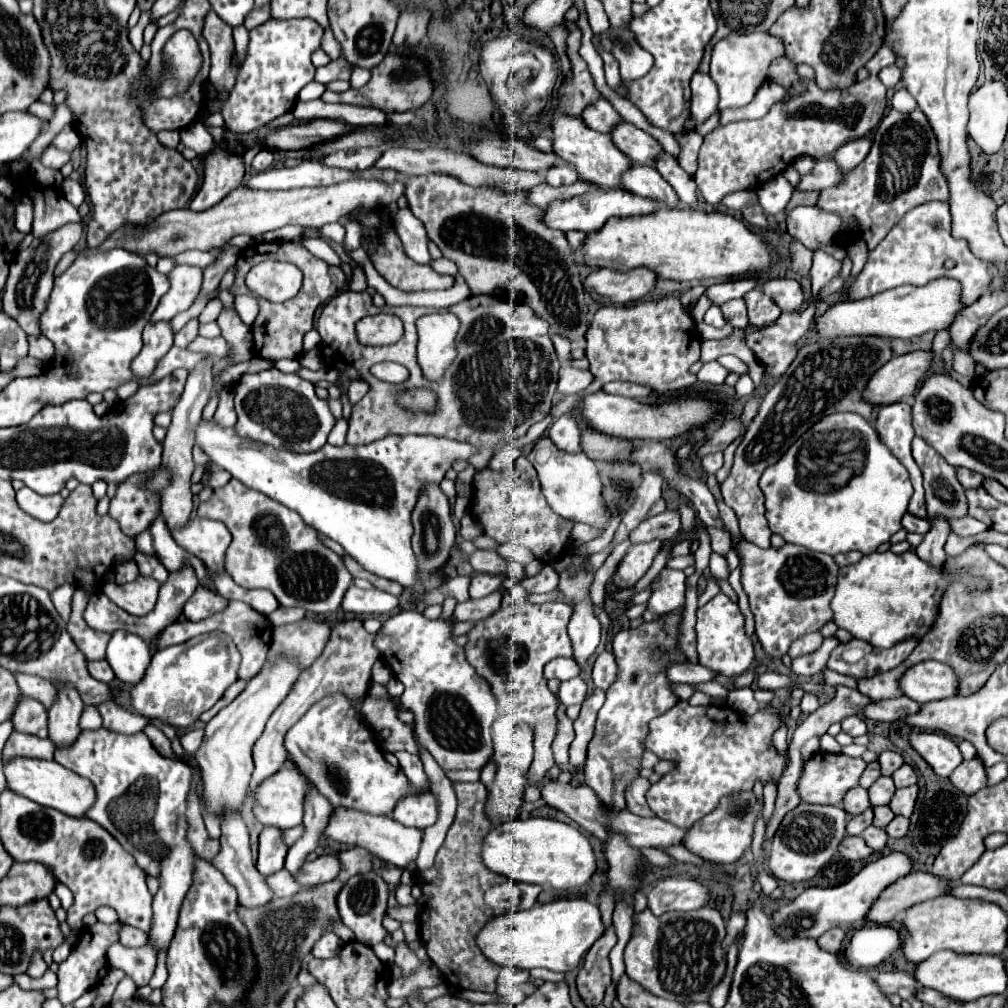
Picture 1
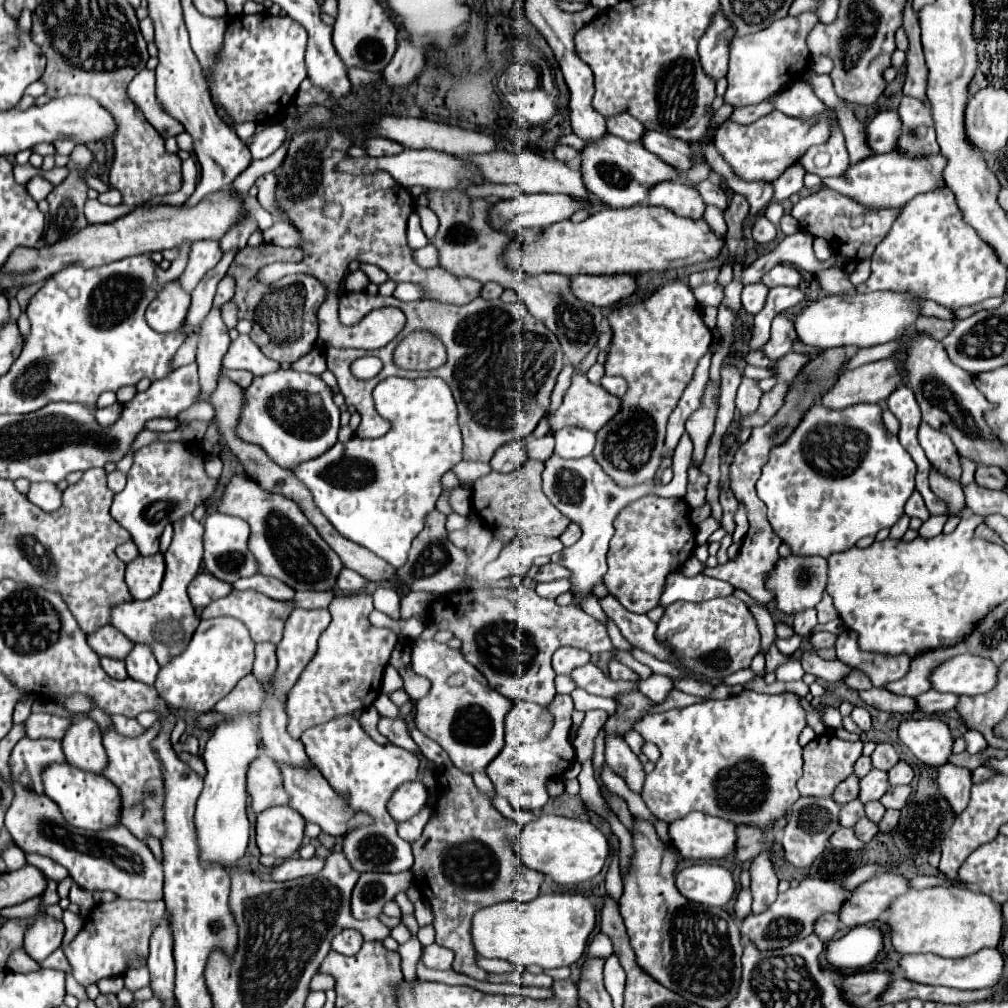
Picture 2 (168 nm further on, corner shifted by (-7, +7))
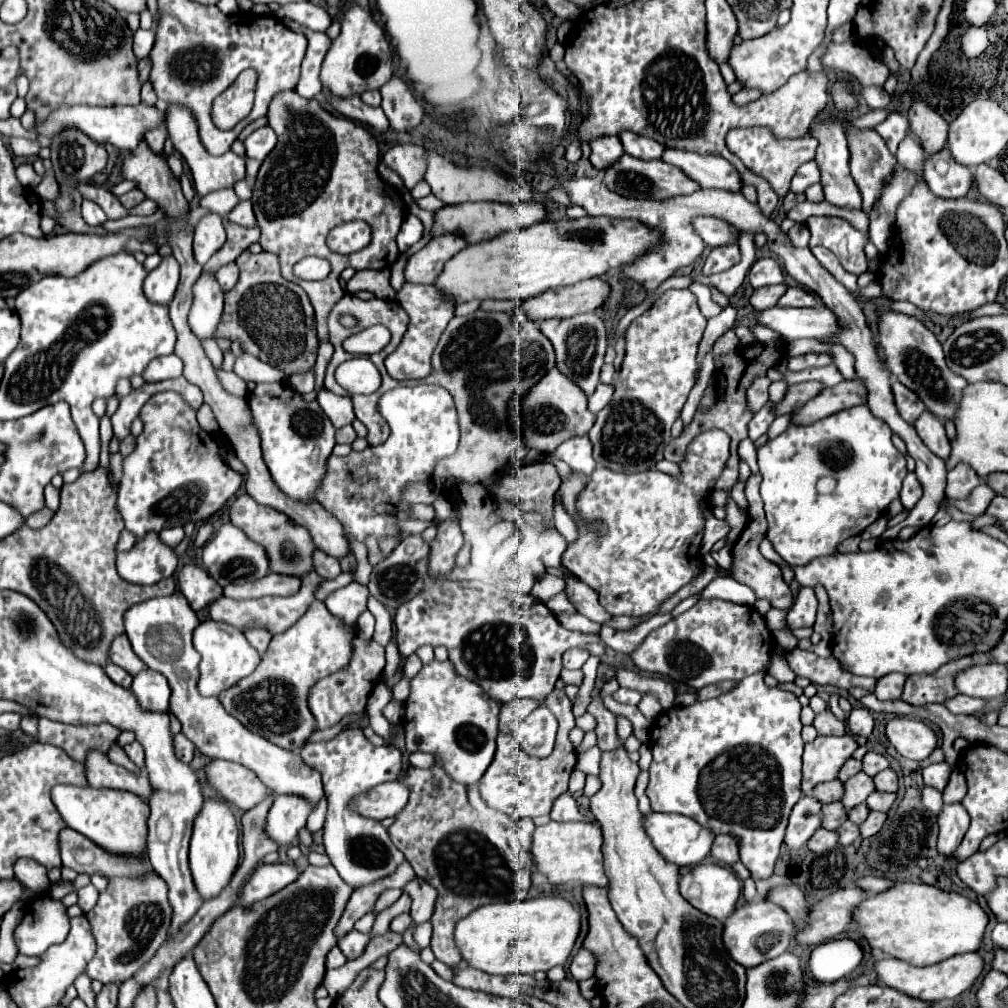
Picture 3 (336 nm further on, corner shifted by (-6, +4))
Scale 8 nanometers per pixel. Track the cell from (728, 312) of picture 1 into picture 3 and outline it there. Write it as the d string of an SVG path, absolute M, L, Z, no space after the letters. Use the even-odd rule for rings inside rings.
M784 284L782 286L764 286L764 288L754 290L754 294L750 298L754 312L762 312L766 308L772 308L778 302L778 298L784 294L784 290L786 290Z

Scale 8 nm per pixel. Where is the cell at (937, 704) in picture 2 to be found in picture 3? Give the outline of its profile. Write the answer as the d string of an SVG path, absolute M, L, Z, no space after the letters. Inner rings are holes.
M954 696L954 698L948 698L946 702L946 708L952 712L952 714L976 714L984 708L984 700L980 698L970 698L970 696Z

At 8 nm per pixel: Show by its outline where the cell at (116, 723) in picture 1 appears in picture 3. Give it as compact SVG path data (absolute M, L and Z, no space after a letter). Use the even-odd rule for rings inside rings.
M134 740L132 744L126 744L124 750L126 750L126 754L130 756L130 760L132 760L134 764L138 764L140 768L144 768L144 750L142 750L142 744L138 744L138 742Z

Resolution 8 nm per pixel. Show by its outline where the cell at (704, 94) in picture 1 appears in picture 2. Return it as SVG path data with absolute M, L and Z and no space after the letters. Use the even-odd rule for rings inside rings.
M719 9L699 41L699 57L707 75L715 79L727 75L727 59L733 37L735 37L735 27Z

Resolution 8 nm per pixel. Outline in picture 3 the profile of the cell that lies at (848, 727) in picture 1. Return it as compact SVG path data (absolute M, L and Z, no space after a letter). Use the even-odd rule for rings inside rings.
M854 708L848 716L846 726L848 726L848 732L854 736L870 736L874 720L866 708Z

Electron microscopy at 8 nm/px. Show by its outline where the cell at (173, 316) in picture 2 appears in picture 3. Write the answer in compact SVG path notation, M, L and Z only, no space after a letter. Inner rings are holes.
M162 258L162 264L146 276L144 294L152 304L160 304L168 308L176 294L178 280L180 280L178 262L174 258Z

